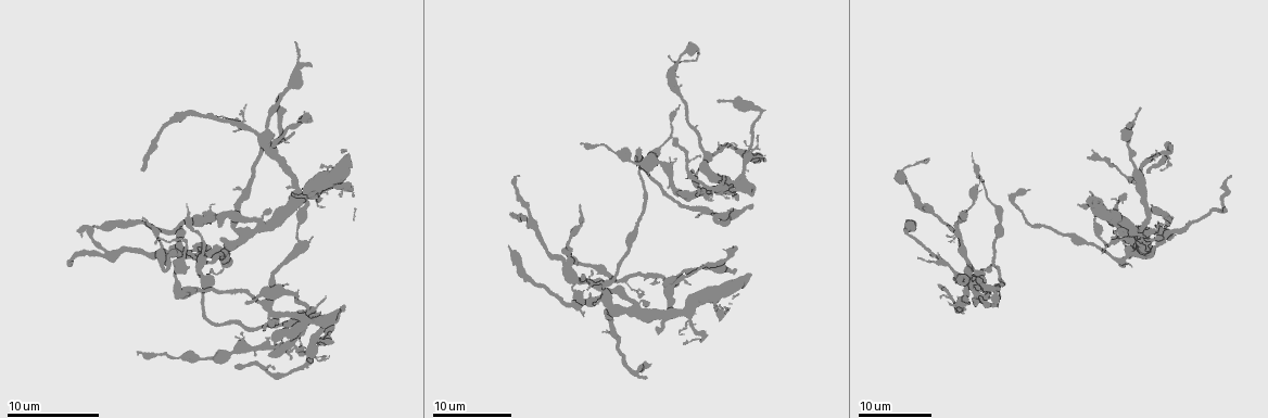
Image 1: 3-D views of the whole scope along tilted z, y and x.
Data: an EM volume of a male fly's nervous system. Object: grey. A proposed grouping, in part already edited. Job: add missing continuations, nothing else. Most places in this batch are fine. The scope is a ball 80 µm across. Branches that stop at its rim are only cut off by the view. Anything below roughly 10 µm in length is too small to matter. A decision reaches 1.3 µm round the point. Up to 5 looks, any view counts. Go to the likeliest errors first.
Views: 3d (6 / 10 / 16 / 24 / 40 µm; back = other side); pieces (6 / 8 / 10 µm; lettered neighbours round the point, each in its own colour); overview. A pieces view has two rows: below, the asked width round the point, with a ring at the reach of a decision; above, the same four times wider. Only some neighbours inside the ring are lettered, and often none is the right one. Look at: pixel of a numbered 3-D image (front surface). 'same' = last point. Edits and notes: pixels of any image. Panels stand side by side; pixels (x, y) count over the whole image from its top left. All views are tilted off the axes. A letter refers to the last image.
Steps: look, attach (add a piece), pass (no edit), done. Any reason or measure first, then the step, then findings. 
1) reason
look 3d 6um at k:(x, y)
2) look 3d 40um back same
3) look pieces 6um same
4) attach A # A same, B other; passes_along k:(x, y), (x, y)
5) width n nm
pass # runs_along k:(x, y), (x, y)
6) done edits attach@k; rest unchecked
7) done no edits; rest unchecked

an open end
look 3d 24um at 1:(519, 175)

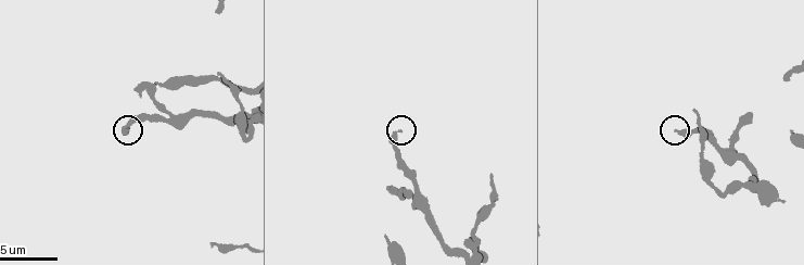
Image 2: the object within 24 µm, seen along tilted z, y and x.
look pieces 6um at 2:(676, 128)

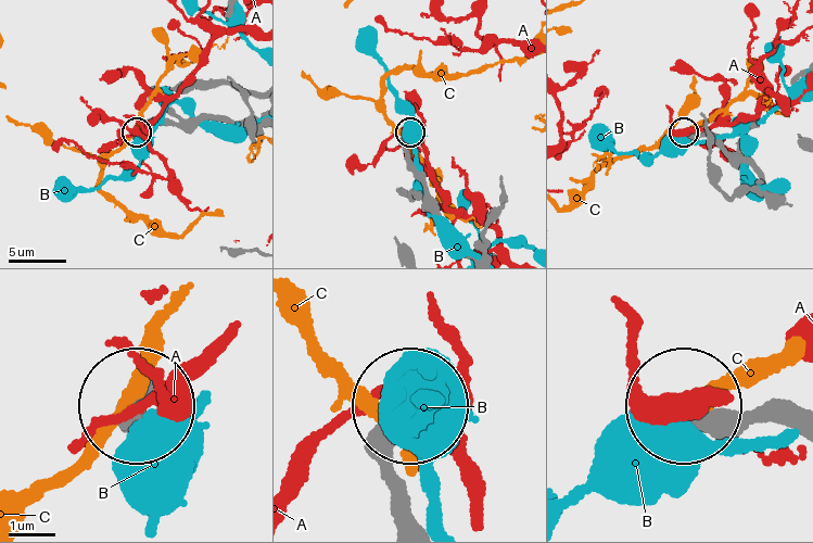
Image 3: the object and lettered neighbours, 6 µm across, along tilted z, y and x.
pass # A other, B other, C other; none of them fits

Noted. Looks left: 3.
branch stops here
look 3d 24um at 1:(659, 331)

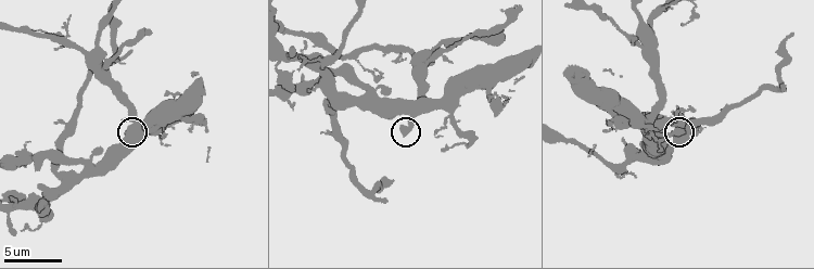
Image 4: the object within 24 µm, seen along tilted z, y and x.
look pieces 8um at 4:(680, 131)

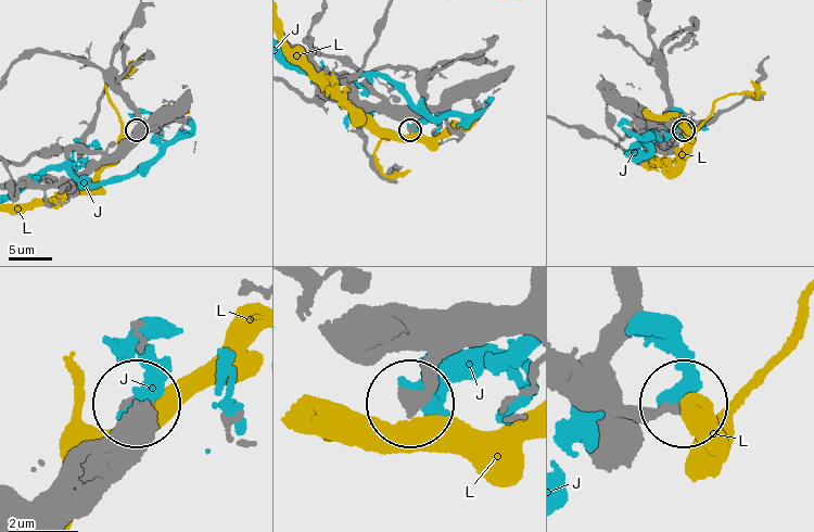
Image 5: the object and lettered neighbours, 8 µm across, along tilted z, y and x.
pass # J other, L other; none of them fits

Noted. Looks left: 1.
done no edits; rest unchecked

